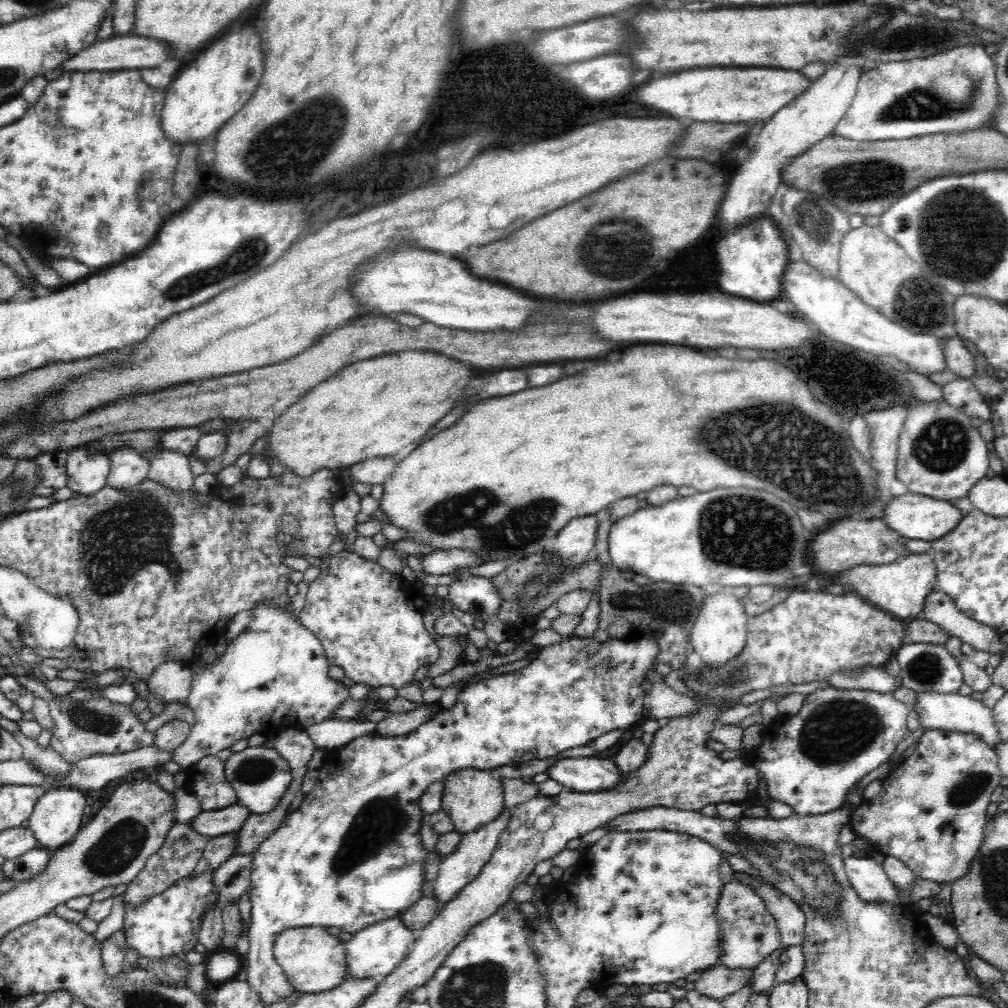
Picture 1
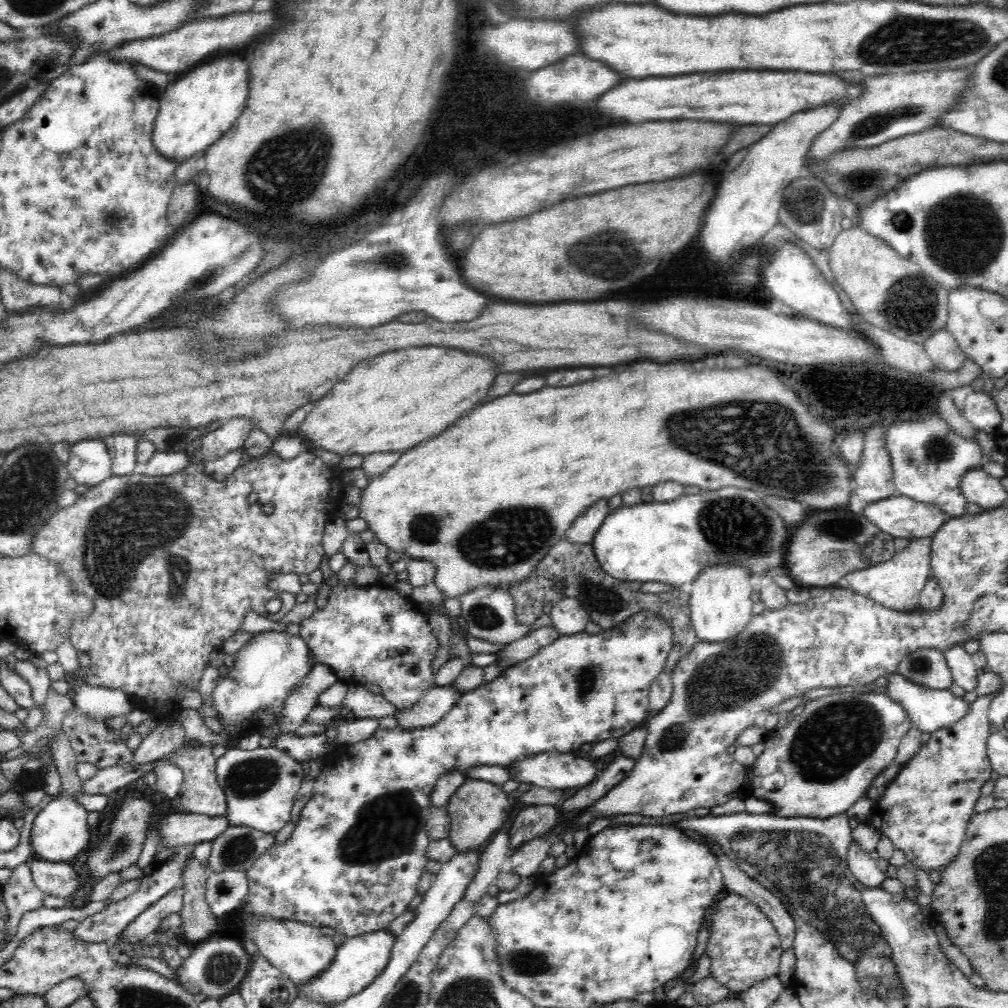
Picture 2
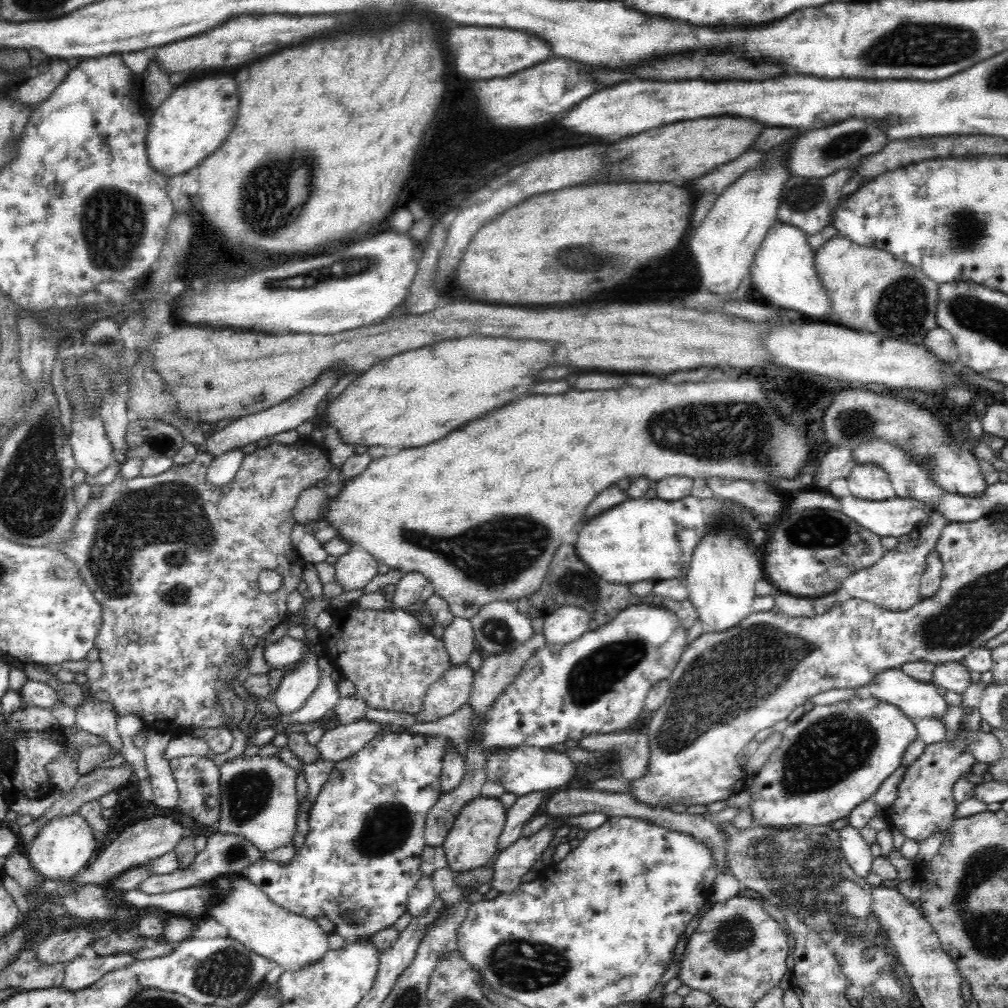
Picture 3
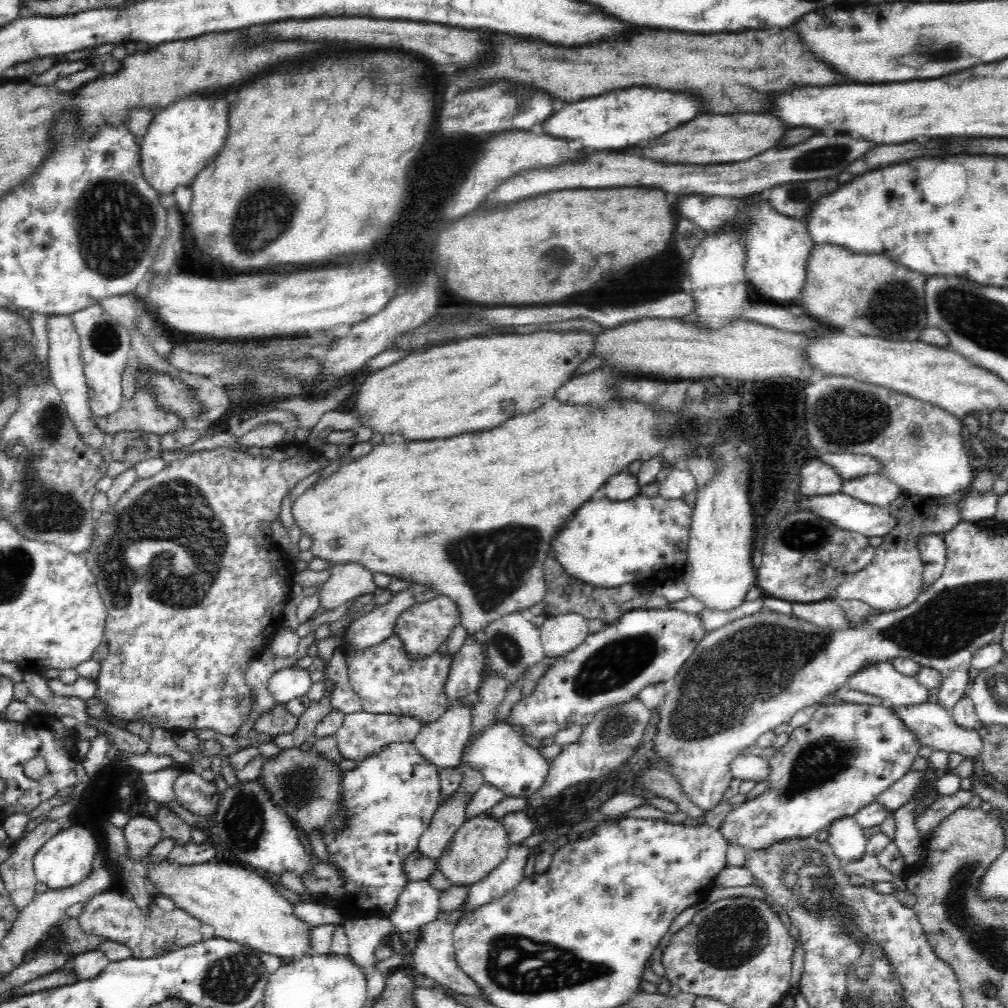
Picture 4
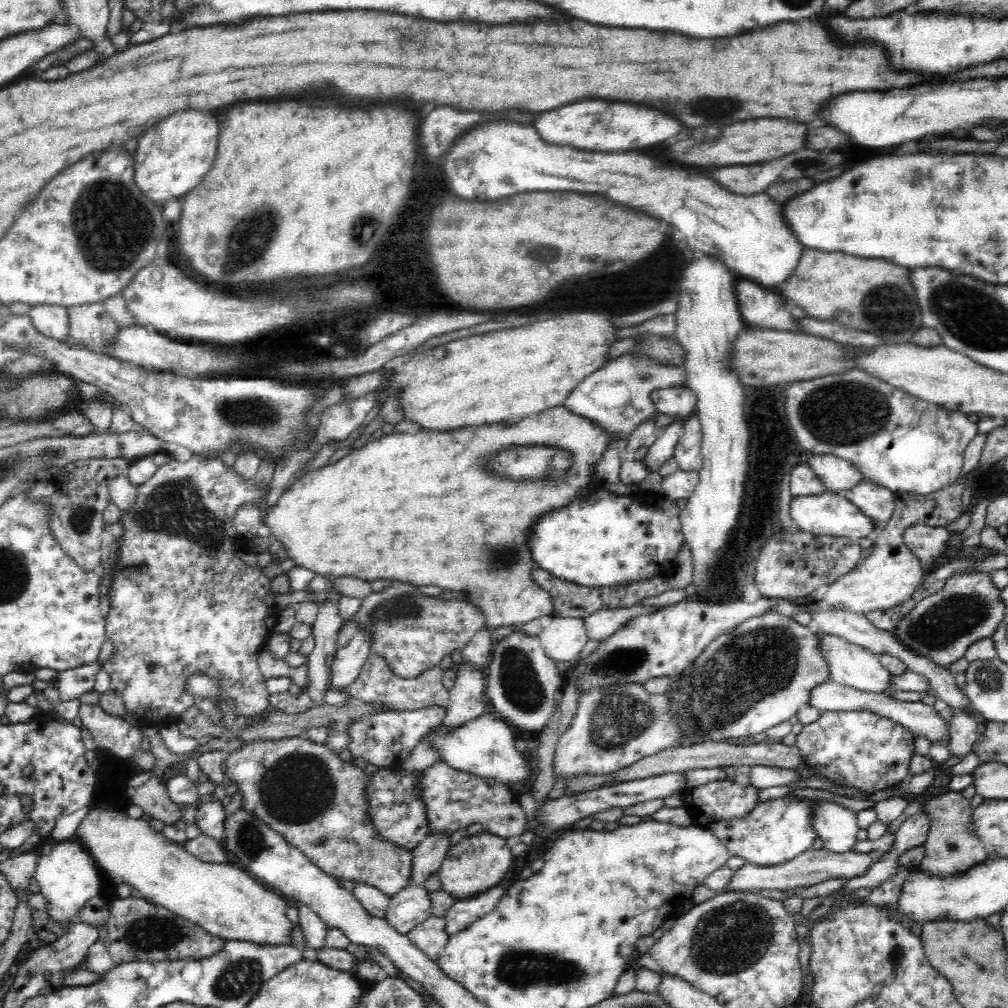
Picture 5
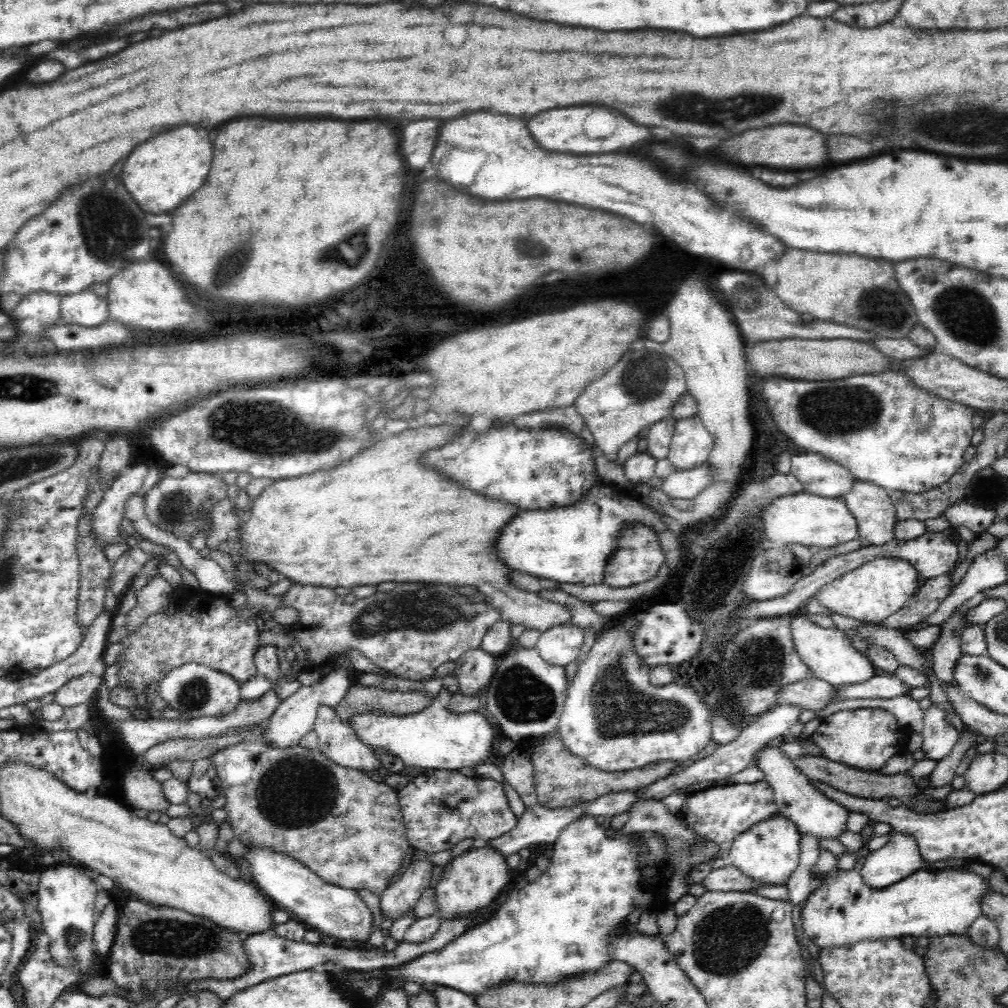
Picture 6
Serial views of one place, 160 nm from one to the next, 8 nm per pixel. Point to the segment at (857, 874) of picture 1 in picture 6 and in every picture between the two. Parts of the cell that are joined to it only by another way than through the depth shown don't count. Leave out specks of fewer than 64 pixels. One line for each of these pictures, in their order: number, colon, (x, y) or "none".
2: (863, 867)
3: (857, 852)
4: (846, 838)
5: (835, 825)
6: (812, 812)

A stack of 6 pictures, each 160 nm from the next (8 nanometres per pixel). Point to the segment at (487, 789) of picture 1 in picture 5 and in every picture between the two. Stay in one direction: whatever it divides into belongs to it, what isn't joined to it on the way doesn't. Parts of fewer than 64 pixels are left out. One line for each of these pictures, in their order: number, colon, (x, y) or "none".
2: (478, 810)
3: (472, 843)
4: (481, 845)
5: (471, 867)

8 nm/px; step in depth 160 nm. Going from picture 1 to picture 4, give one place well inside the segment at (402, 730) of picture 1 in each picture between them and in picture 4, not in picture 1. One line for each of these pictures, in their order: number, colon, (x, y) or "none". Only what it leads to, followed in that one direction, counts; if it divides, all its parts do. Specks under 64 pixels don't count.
2: (436, 702)
3: (452, 690)
4: (465, 675)

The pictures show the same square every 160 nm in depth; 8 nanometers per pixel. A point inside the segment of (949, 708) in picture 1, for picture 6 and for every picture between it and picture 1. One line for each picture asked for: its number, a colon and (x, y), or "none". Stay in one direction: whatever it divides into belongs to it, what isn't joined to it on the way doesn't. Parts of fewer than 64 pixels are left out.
2: (929, 710)
3: (916, 699)
4: (880, 679)
5: (850, 665)
6: (828, 654)

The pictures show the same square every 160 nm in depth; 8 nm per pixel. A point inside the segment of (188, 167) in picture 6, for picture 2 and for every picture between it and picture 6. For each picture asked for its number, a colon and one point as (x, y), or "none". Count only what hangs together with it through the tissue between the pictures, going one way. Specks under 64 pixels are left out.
2: (194, 112)
3: (195, 120)
4: (182, 140)
5: (171, 158)

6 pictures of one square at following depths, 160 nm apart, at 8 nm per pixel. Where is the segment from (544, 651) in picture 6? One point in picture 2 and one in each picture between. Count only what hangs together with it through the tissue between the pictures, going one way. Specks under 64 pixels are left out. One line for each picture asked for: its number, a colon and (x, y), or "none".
2: (568, 618)
3: (567, 623)
4: (560, 634)
5: (562, 639)

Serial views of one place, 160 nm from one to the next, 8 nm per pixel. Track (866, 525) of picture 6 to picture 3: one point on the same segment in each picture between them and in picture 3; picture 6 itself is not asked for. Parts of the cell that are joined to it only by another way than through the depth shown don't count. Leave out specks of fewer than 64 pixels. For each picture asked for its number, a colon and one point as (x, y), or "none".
3: (869, 482)
4: (875, 489)
5: (876, 502)

